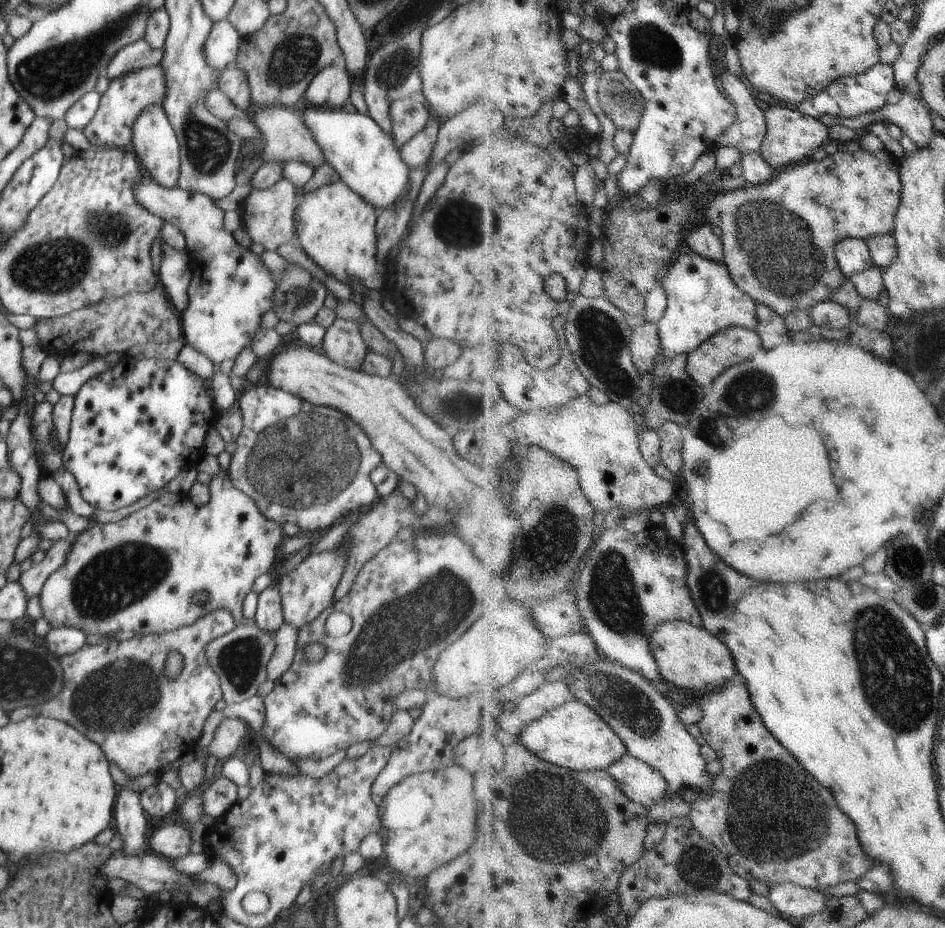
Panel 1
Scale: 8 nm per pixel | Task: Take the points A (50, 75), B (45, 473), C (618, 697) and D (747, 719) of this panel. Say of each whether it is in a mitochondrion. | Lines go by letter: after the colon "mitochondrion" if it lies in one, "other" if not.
A: mitochondrion
B: other
C: mitochondrion
D: other

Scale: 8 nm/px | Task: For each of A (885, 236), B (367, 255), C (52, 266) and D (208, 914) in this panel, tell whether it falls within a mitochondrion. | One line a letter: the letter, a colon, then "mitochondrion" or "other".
A: other
B: other
C: mitochondrion
D: other

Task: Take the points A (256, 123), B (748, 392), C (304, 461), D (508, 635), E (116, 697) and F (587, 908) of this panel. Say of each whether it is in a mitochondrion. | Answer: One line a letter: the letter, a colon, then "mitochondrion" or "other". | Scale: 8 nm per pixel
A: other
B: mitochondrion
C: mitochondrion
D: other
E: mitochondrion
F: other

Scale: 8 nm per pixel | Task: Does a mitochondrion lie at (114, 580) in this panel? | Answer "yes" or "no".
yes

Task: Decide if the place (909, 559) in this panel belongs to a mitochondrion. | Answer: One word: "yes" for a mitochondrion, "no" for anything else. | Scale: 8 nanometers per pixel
yes

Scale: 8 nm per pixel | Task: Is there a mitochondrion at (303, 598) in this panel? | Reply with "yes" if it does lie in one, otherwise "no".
no

